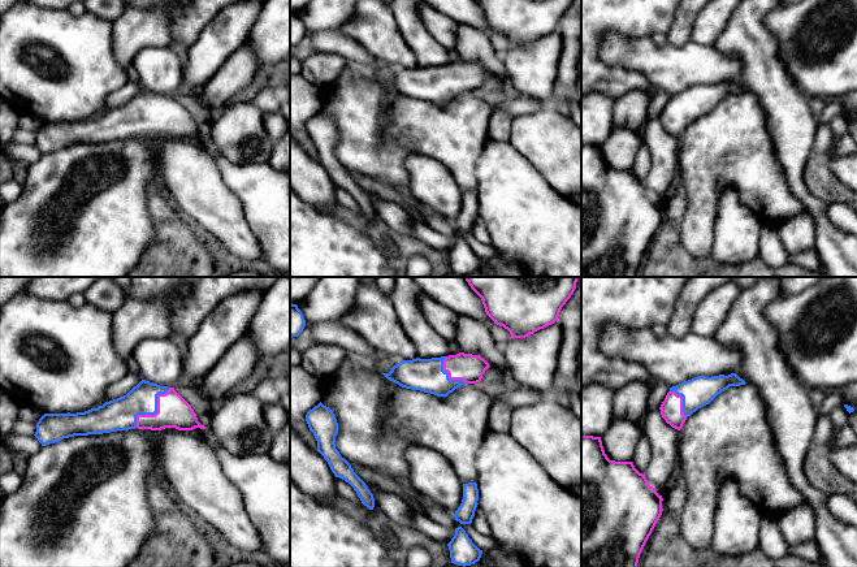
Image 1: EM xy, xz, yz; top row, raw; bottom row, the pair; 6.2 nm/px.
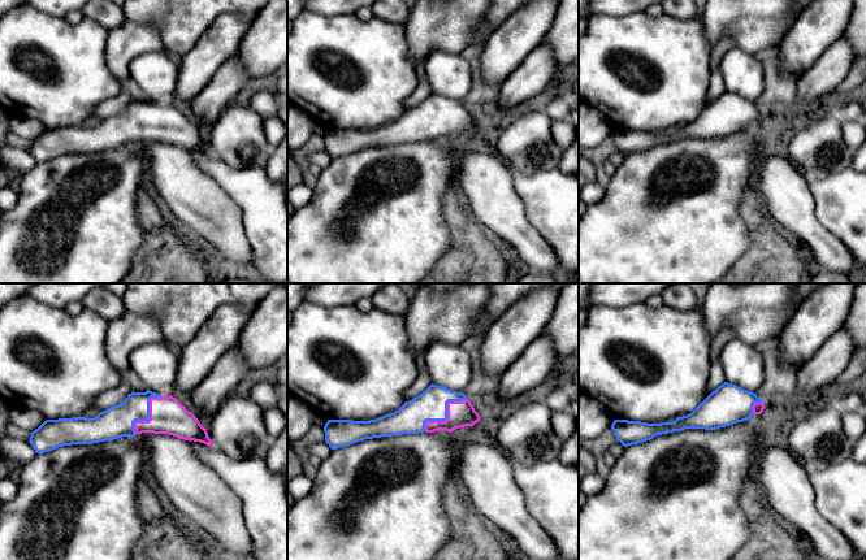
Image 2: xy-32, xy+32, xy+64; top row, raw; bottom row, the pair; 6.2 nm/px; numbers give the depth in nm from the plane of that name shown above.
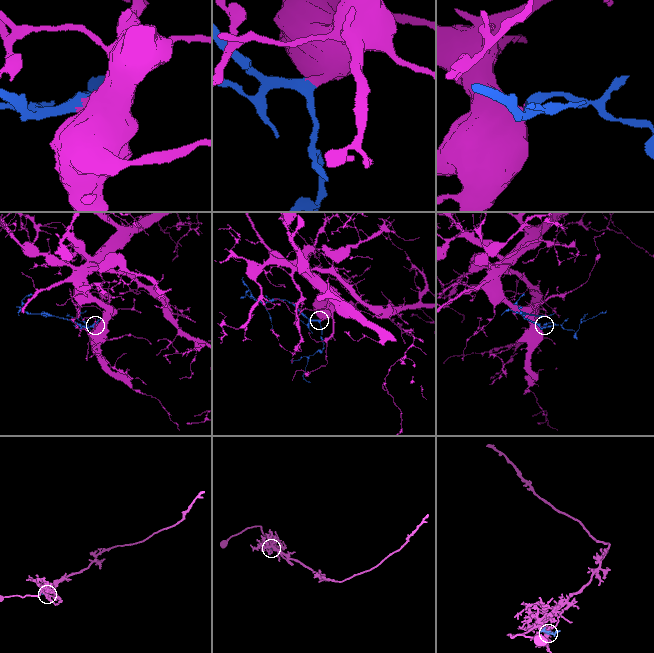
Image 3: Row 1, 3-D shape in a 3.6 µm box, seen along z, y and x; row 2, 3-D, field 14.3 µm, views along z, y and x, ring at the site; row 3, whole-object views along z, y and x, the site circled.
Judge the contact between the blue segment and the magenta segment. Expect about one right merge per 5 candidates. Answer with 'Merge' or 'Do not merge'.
Merge

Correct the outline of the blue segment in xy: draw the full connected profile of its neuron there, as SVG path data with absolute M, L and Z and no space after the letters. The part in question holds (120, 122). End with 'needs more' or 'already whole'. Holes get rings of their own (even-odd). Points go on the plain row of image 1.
M142 88L126 104L98 117L77 122L44 122L35 146L42 155L74 144L103 143L129 138L205 138L191 114L174 99Z; needs more

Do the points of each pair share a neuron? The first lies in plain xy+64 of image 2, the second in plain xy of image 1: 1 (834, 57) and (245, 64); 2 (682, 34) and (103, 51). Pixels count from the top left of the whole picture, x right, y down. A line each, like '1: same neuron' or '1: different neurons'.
1: same neuron
2: same neuron

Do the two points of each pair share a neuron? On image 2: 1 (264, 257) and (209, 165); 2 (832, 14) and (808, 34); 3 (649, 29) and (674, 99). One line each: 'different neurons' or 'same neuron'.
1: same neuron
2: same neuron
3: same neuron

